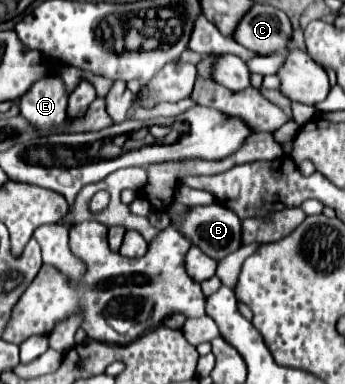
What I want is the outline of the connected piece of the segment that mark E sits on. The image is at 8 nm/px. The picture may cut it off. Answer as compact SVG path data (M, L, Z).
M46 77L20 97L20 115L40 133L58 129L66 121L66 91L58 77Z

